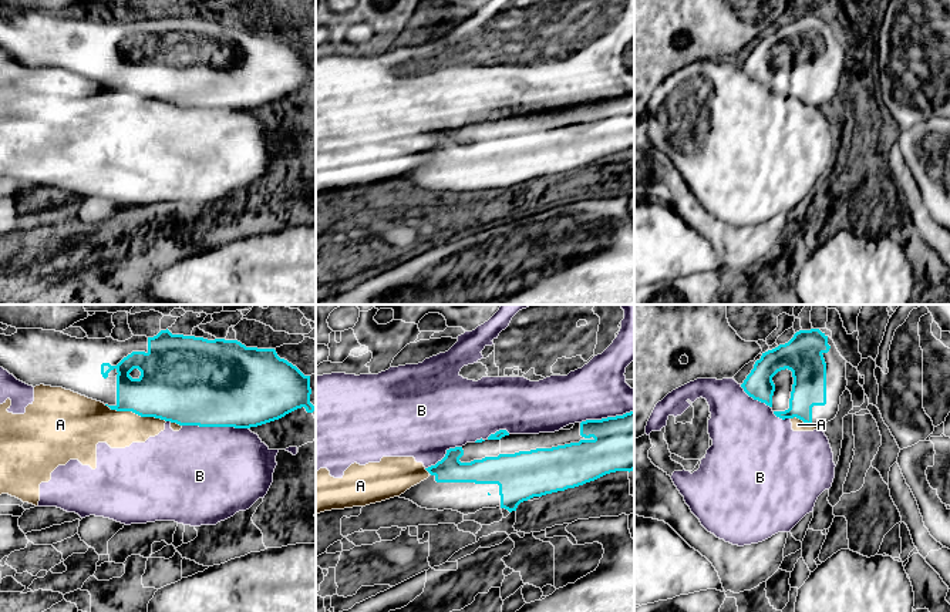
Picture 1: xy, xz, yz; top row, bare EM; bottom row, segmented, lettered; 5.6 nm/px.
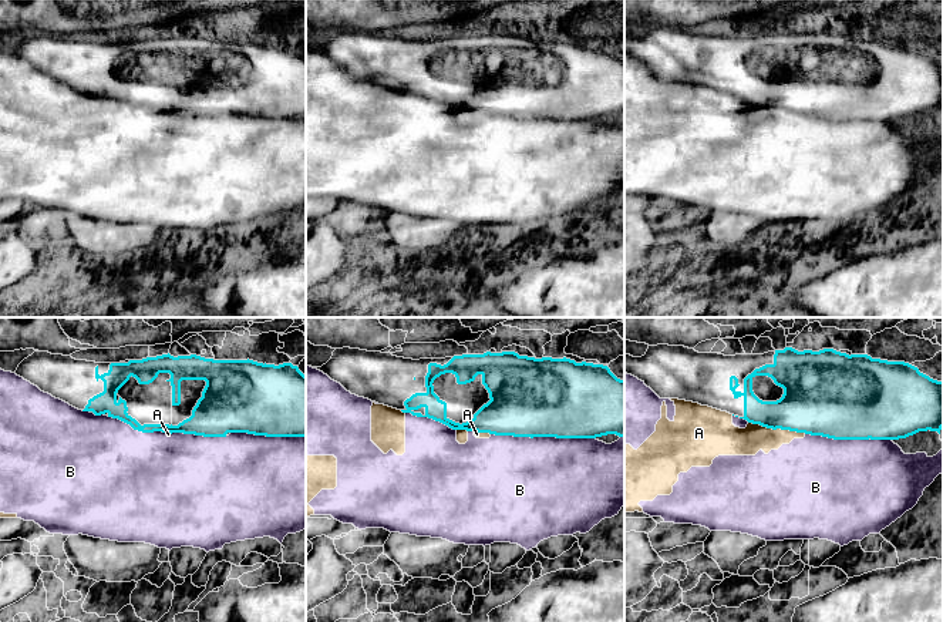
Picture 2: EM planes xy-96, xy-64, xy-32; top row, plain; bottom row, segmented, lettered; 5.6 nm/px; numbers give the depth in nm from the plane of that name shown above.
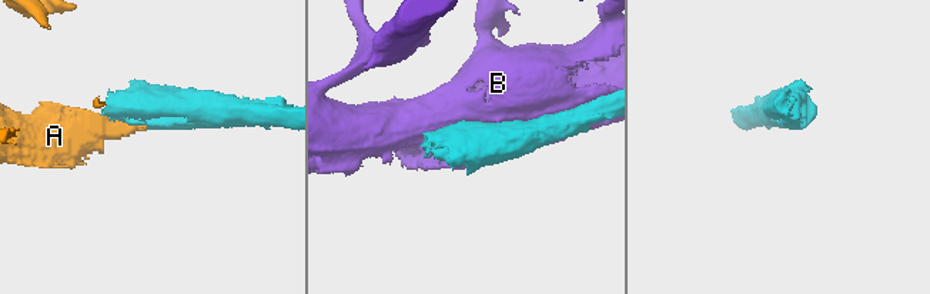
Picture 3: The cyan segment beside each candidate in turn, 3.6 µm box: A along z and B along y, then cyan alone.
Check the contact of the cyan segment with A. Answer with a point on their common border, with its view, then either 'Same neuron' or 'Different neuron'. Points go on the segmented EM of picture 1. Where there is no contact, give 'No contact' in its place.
Touches cyan at xy (135, 413). Different neuron

